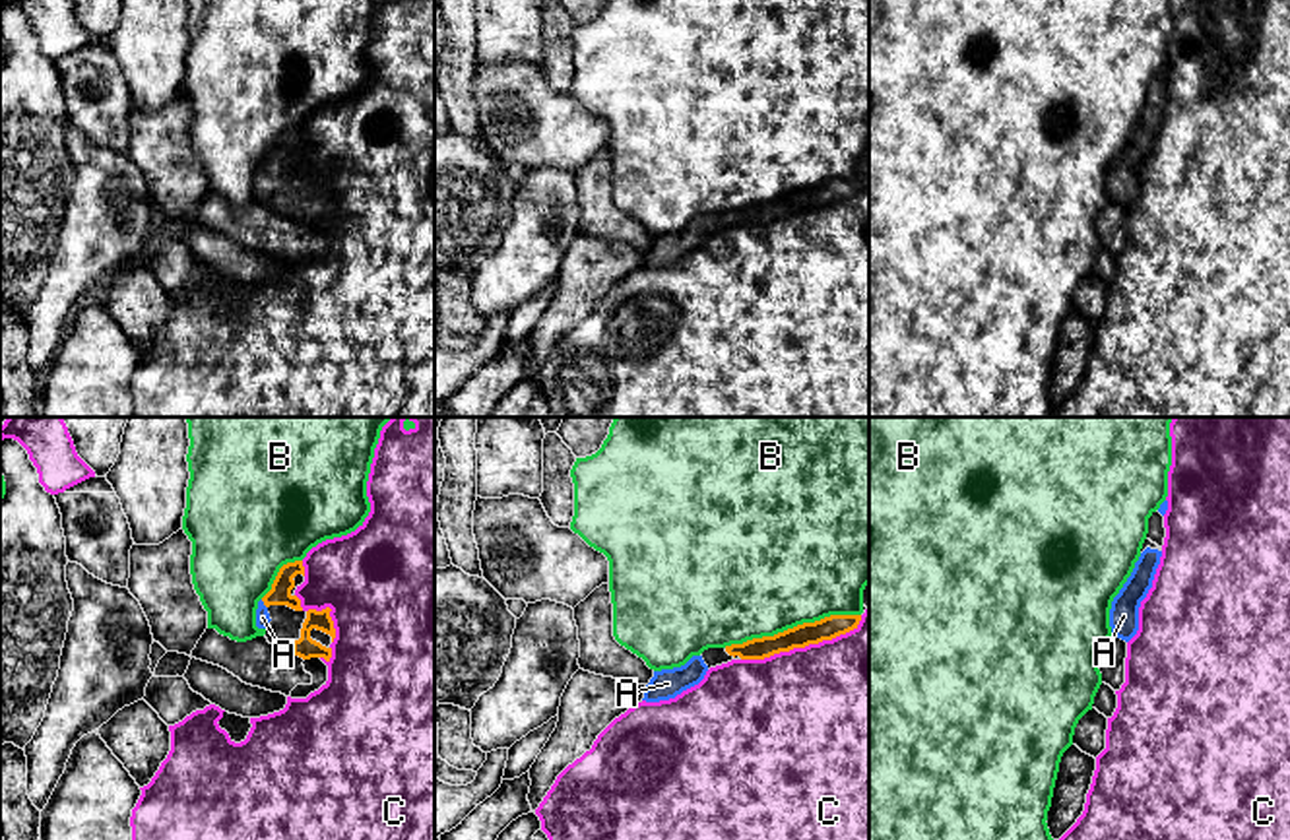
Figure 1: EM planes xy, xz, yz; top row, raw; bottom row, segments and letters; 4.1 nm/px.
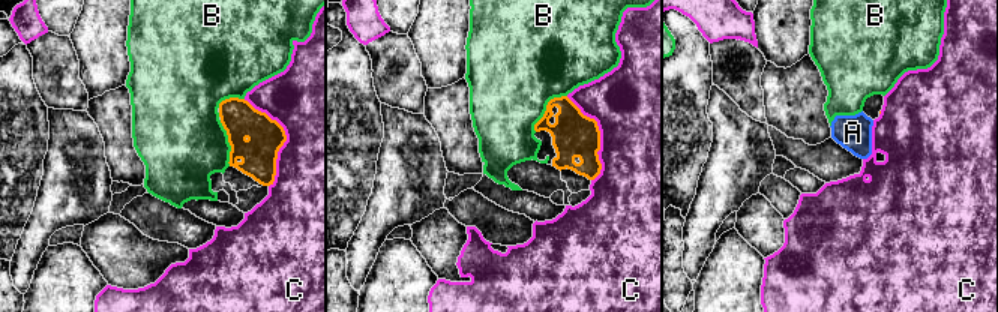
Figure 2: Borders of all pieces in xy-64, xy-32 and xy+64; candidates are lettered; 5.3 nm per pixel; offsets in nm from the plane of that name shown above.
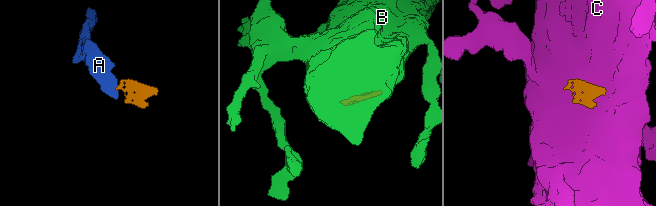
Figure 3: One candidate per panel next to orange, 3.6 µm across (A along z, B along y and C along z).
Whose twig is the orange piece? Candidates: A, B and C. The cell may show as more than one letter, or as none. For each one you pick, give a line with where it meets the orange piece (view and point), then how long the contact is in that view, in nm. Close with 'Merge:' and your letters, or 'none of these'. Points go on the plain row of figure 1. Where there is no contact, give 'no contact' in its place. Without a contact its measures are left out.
A: meets orange in xy at (264, 169); contact 50 nm long
Merge: A

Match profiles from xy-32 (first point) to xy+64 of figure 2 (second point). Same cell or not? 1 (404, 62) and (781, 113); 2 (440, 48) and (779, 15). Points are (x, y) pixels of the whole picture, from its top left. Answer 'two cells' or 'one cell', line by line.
1: two cells
2: one cell

